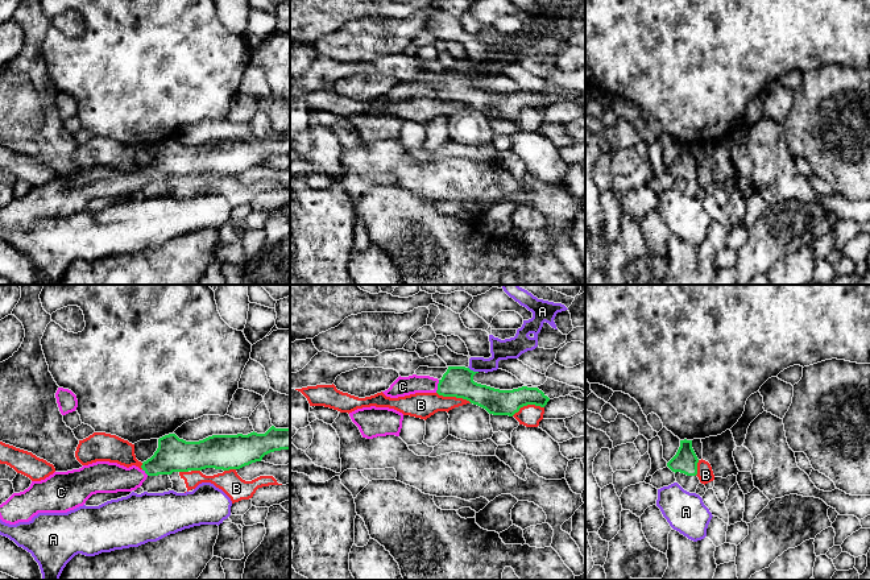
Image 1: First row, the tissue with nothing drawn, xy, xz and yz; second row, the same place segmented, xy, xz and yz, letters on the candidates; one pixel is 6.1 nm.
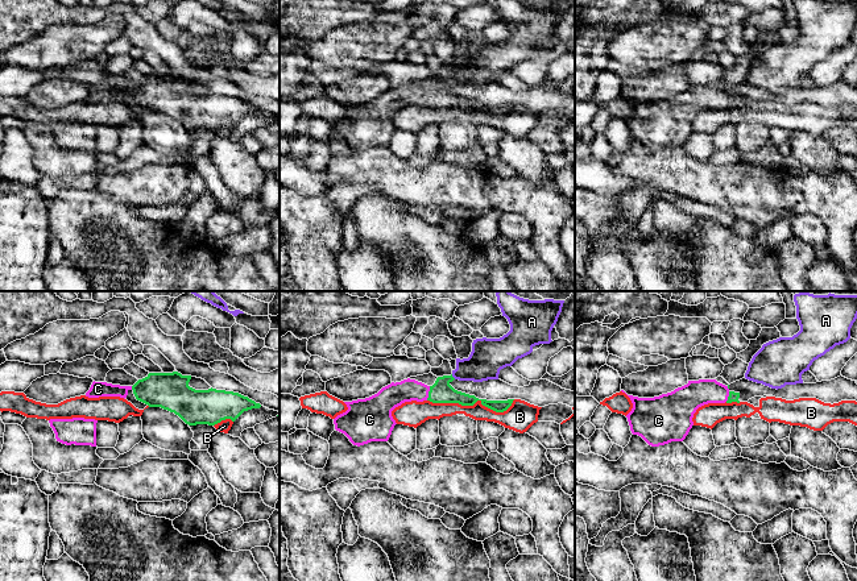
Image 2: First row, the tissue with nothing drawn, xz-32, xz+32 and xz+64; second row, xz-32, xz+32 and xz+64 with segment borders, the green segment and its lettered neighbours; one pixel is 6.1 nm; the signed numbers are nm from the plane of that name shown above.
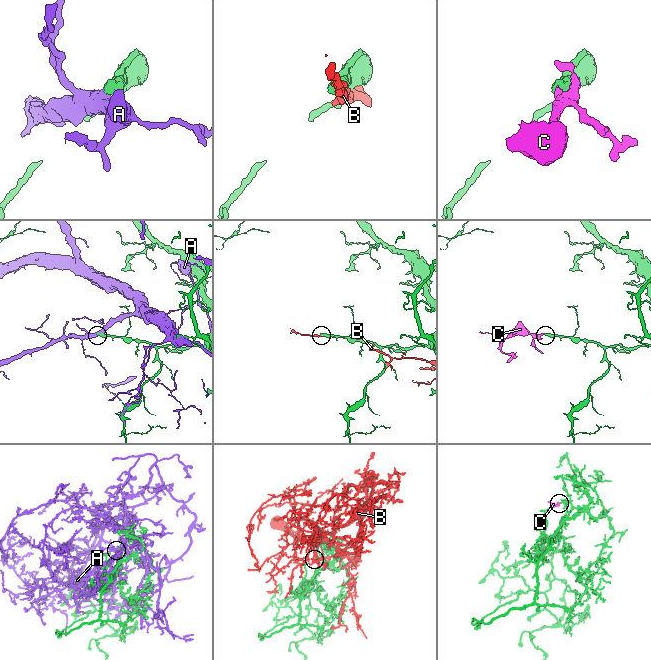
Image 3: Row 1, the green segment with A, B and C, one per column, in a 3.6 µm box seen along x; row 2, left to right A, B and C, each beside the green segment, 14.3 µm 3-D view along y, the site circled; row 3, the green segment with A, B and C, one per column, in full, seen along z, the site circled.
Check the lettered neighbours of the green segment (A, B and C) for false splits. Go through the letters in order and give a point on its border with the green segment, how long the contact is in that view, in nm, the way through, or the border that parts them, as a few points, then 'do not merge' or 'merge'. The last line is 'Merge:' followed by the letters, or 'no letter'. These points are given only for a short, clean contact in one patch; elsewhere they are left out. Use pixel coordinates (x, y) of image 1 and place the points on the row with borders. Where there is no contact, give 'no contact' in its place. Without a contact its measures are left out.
A: contact xz (472, 371); length 70 nm; do not merge
B: contact xz (454, 396); length 220 nm; do not merge
C: contact xz (438, 386); length 80 nm; way xz (458, 381), (448, 386), (438, 386), (402, 386); merge
Merge: C

